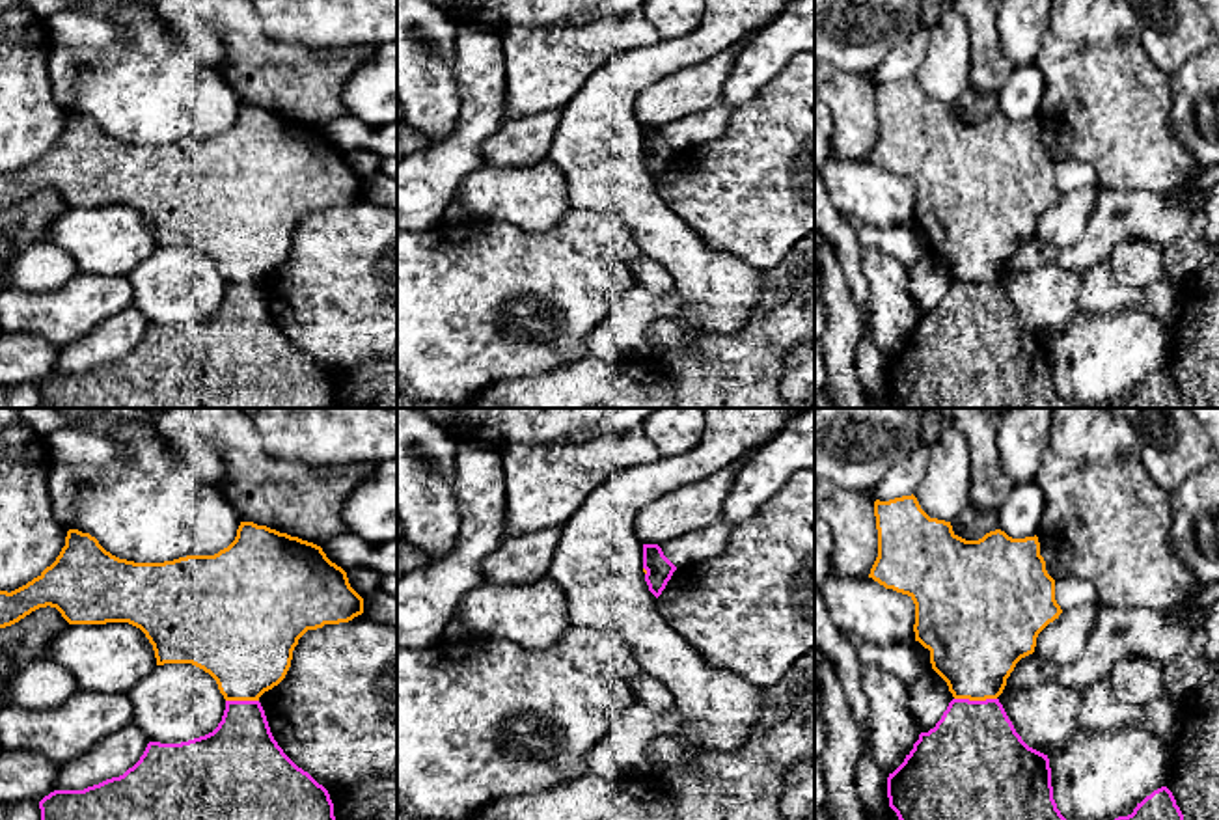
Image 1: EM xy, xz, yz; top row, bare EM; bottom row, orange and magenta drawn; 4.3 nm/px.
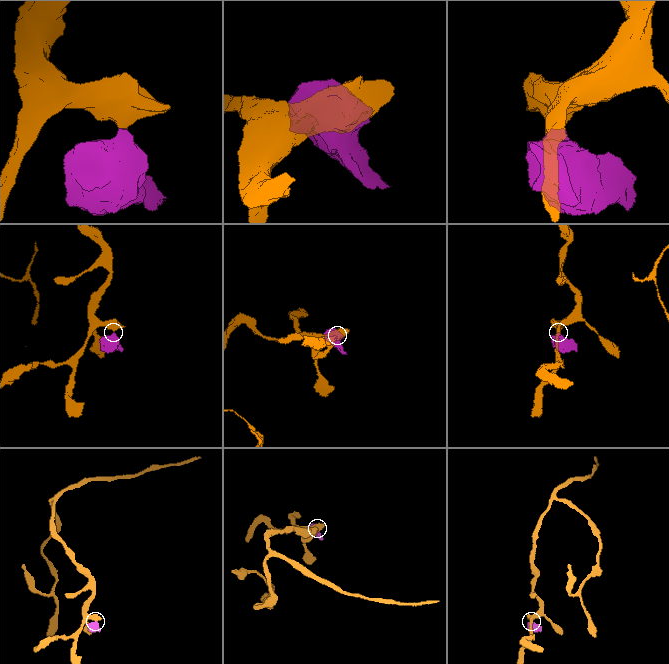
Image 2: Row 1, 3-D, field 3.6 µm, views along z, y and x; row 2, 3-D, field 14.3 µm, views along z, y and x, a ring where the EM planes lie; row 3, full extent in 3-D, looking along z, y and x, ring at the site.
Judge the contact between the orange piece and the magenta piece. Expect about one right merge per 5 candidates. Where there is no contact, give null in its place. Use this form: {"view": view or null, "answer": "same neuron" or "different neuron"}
{"view": "yz", "answer": "different neuron"}

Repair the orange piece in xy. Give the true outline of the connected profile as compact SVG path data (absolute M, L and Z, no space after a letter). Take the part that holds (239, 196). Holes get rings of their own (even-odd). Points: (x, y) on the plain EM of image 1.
M240 104L235 123L214 138L164 145L119 142L89 116L69 112L65 129L50 149L11 175L0 173L0 211L47 188L56 190L69 207L129 205L140 211L153 227L157 248L192 246L203 252L216 263L226 283L259 283L285 261L293 233L308 212L349 205L363 196L363 181L321 129L253 104Z

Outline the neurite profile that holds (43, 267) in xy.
M41 239L19 252L6 268L6 287L28 293L52 293L78 274L73 257L58 244Z

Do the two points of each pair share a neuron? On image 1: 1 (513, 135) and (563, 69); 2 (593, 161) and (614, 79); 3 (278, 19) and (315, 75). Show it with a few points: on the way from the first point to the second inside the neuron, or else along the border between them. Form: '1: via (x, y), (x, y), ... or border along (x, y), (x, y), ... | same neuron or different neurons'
1: border along (560, 109), (511, 120) | different neurons
2: via (599, 140), (599, 123), (608, 99) | same neuron
3: border along (260, 19), (269, 36), (321, 51) | different neurons

